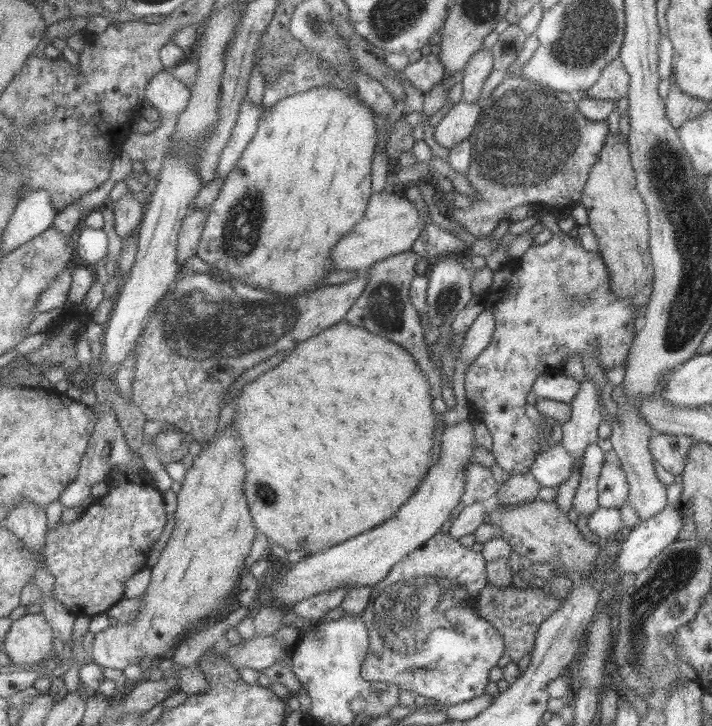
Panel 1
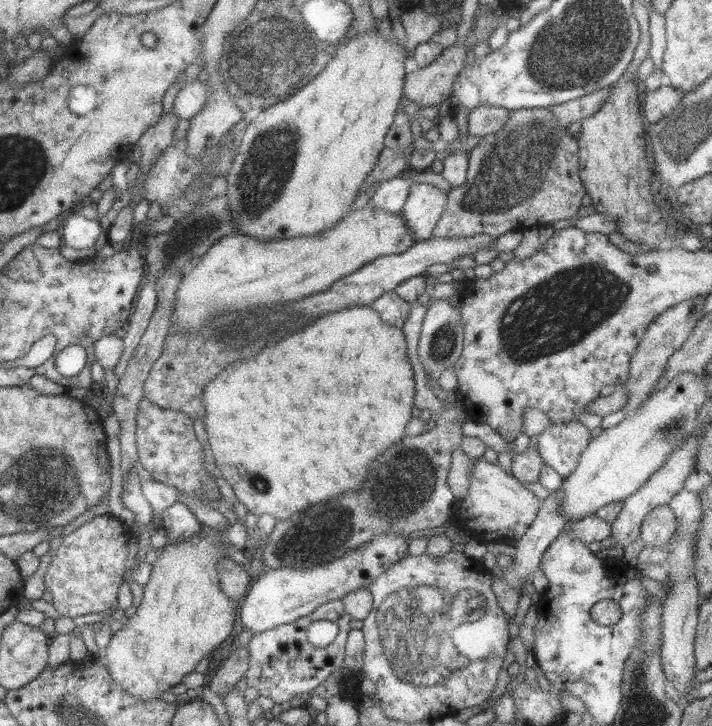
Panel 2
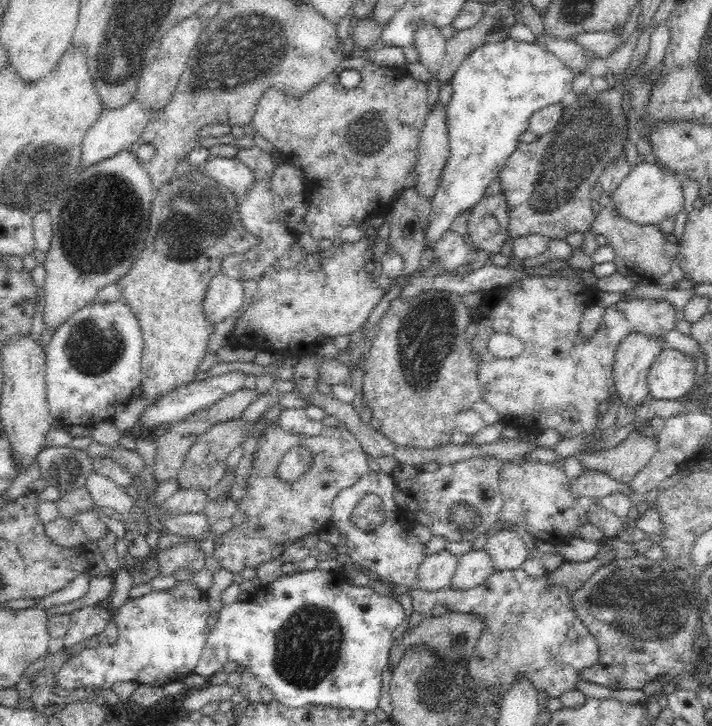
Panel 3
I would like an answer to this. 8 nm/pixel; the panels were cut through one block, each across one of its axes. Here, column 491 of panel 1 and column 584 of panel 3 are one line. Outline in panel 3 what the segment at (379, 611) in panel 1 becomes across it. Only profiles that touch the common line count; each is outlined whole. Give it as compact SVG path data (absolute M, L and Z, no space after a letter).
M519 567L514 570L497 570L489 578L486 578L486 580L483 580L481 583L478 583L476 586L471 586L470 588L458 589L458 587L450 585L445 586L440 590L428 591L424 589L418 589L418 587L416 587L415 589L410 589L408 594L411 598L412 612L414 612L414 614L420 614L422 617L430 614L432 608L434 608L434 606L438 606L438 604L441 604L446 611L476 613L476 615L484 617L484 621L486 621L486 628L484 628L484 632L480 634L480 638L478 639L472 656L468 658L469 670L475 683L484 683L484 685L490 685L490 687L494 685L494 687L496 687L496 701L498 701L498 704L500 704L501 698L506 692L506 689L518 675L524 675L524 677L528 677L528 679L534 683L534 687L536 687L538 692L541 690L541 688L545 688L549 696L559 696L559 694L562 694L562 692L565 690L576 689L576 683L580 684L580 682L582 682L576 680L576 670L592 666L597 661L598 651L595 638L589 633L589 630L585 627L585 625L578 620L578 617L575 616L570 594L567 594L563 586L547 588L547 586L545 586L547 583L547 578L548 576L542 579L530 579L530 577L528 577L528 575L522 571L522 568Z

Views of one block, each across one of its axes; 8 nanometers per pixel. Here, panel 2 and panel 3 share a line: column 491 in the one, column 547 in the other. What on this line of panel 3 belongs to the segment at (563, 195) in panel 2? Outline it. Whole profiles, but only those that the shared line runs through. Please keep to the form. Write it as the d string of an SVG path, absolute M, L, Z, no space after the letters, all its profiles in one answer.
M591 88L587 89L586 92L578 94L574 98L574 102L566 104L563 106L560 118L555 124L554 130L552 132L541 135L540 137L532 140L528 143L518 143L514 150L509 154L509 157L506 159L505 165L500 169L497 181L499 184L499 192L503 196L503 199L506 201L507 206L507 215L509 218L508 234L513 238L521 237L527 234L541 234L550 239L561 238L564 239L571 232L584 232L591 228L591 224L594 222L595 215L592 213L591 209L591 199L590 199L590 190L594 188L599 182L599 177L608 164L612 164L618 156L625 154L626 142L627 142L627 129L626 125L629 124L627 119L627 111L624 111L623 103L623 93L621 90L616 90L616 88L608 88L607 90L602 90L602 92L597 92Z

